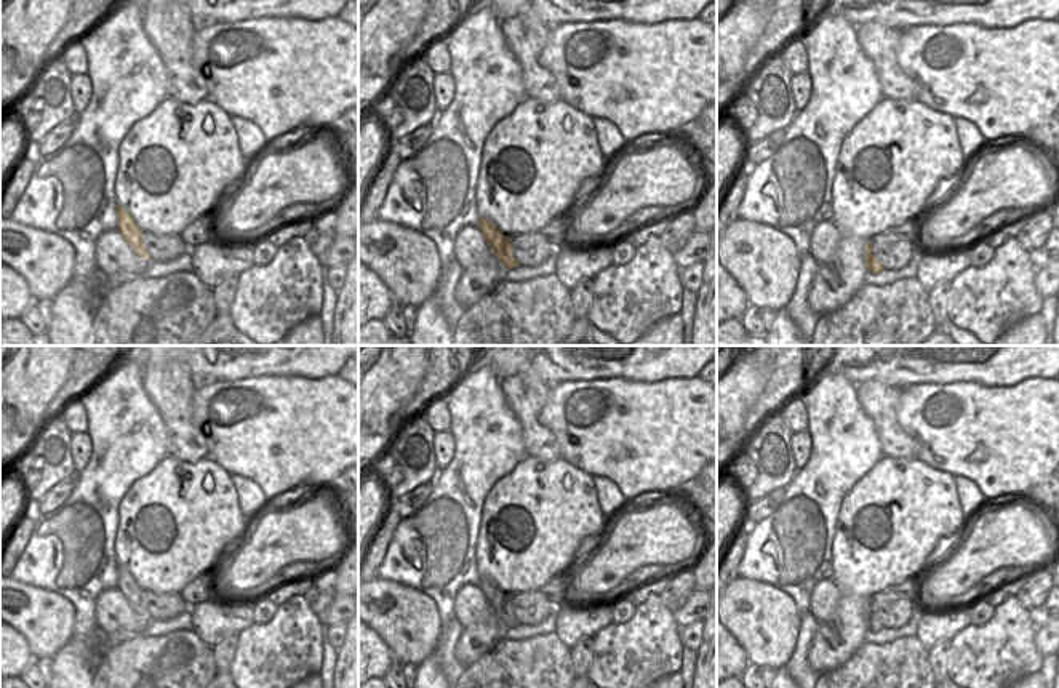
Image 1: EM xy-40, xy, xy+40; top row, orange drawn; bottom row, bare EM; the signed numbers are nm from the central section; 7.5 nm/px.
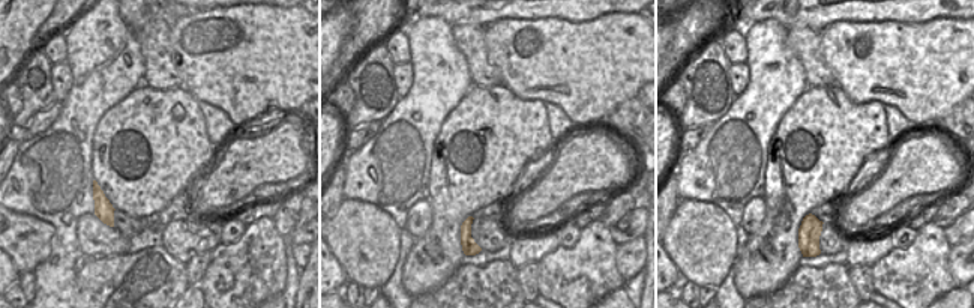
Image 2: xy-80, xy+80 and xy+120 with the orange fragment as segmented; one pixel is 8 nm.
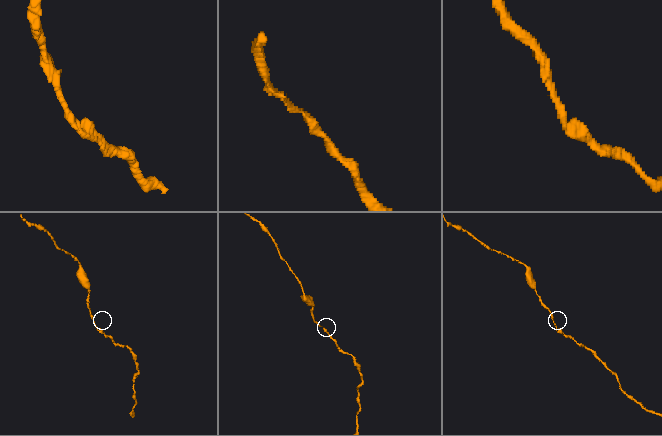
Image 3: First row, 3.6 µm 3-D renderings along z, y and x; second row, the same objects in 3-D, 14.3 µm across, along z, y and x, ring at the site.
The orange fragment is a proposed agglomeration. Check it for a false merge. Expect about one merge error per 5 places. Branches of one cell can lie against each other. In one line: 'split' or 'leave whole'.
leave whole

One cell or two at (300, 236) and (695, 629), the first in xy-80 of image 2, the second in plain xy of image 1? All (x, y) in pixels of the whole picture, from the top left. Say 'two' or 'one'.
two

